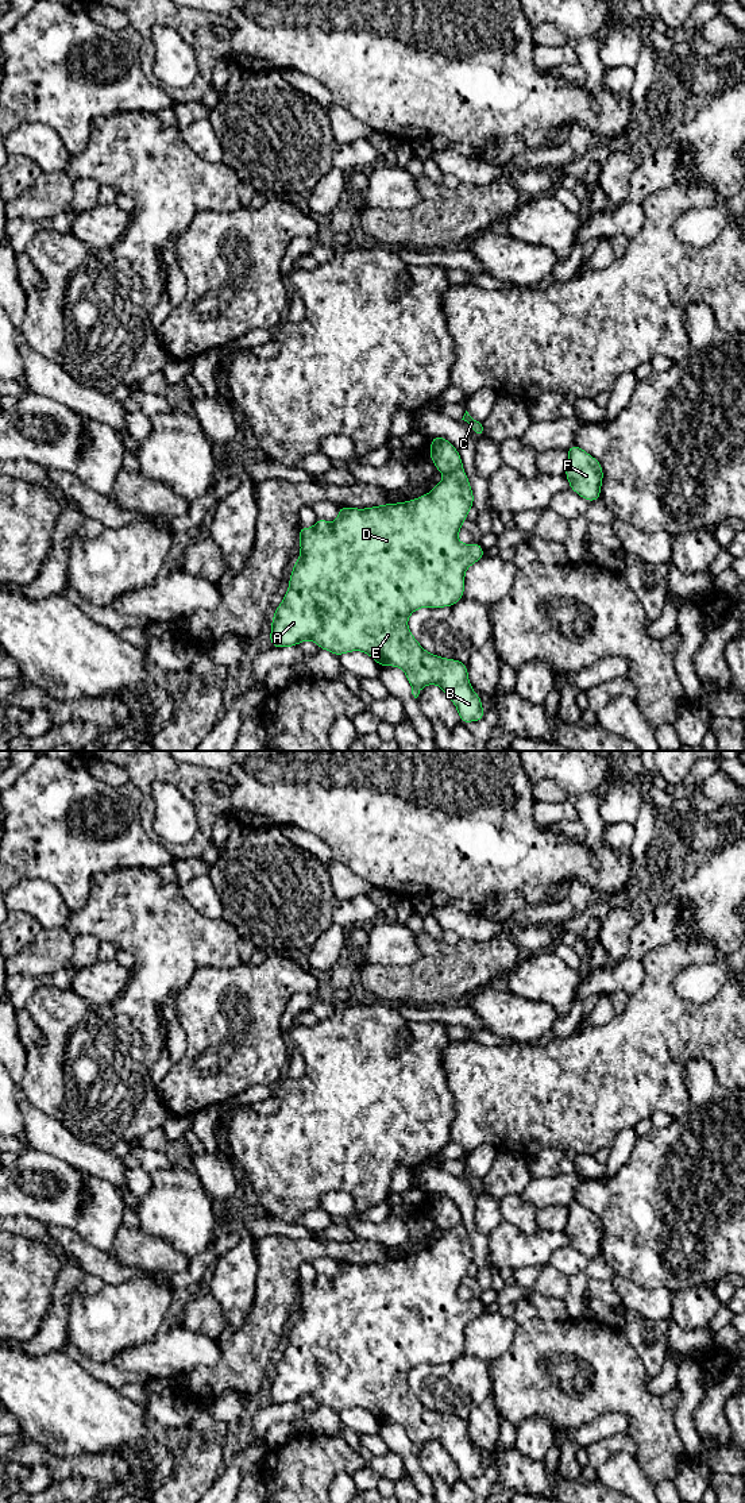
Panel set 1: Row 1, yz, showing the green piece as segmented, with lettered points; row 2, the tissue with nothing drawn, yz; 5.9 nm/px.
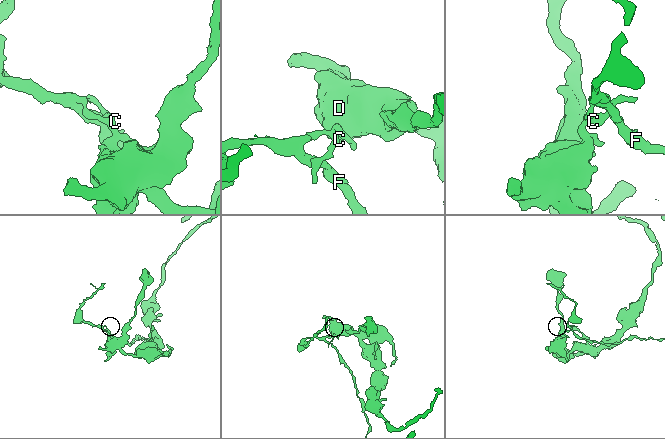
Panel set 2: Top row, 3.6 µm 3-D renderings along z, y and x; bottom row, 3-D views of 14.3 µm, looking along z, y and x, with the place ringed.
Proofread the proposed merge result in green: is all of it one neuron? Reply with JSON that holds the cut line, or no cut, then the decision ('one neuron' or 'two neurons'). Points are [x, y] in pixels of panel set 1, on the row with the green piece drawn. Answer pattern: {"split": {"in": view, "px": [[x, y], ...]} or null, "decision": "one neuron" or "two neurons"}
{"split": {"in": "yz", "px": [[462, 466], [446, 476]]}, "decision": "two neurons"}

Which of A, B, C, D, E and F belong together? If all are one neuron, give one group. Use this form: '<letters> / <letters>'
A B D E / C F

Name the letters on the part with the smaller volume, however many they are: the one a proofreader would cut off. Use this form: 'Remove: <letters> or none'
Remove: C, F

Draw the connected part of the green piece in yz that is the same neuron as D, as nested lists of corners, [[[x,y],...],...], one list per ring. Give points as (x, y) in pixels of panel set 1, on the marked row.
[[[460,467],[447,474],[431,493],[418,498],[366,509],[339,506],[335,523],[317,519],[312,528],[300,527],[300,558],[293,564],[289,590],[271,618],[271,647],[294,647],[301,641],[312,640],[320,650],[327,650],[336,656],[352,651],[366,652],[379,667],[402,668],[412,685],[414,698],[424,686],[437,685],[455,704],[462,724],[485,720],[482,698],[472,690],[467,664],[425,651],[408,628],[408,618],[414,610],[447,608],[462,600],[466,570],[485,556],[479,543],[462,544],[458,540],[462,524],[472,506],[474,493],[467,474]]]

